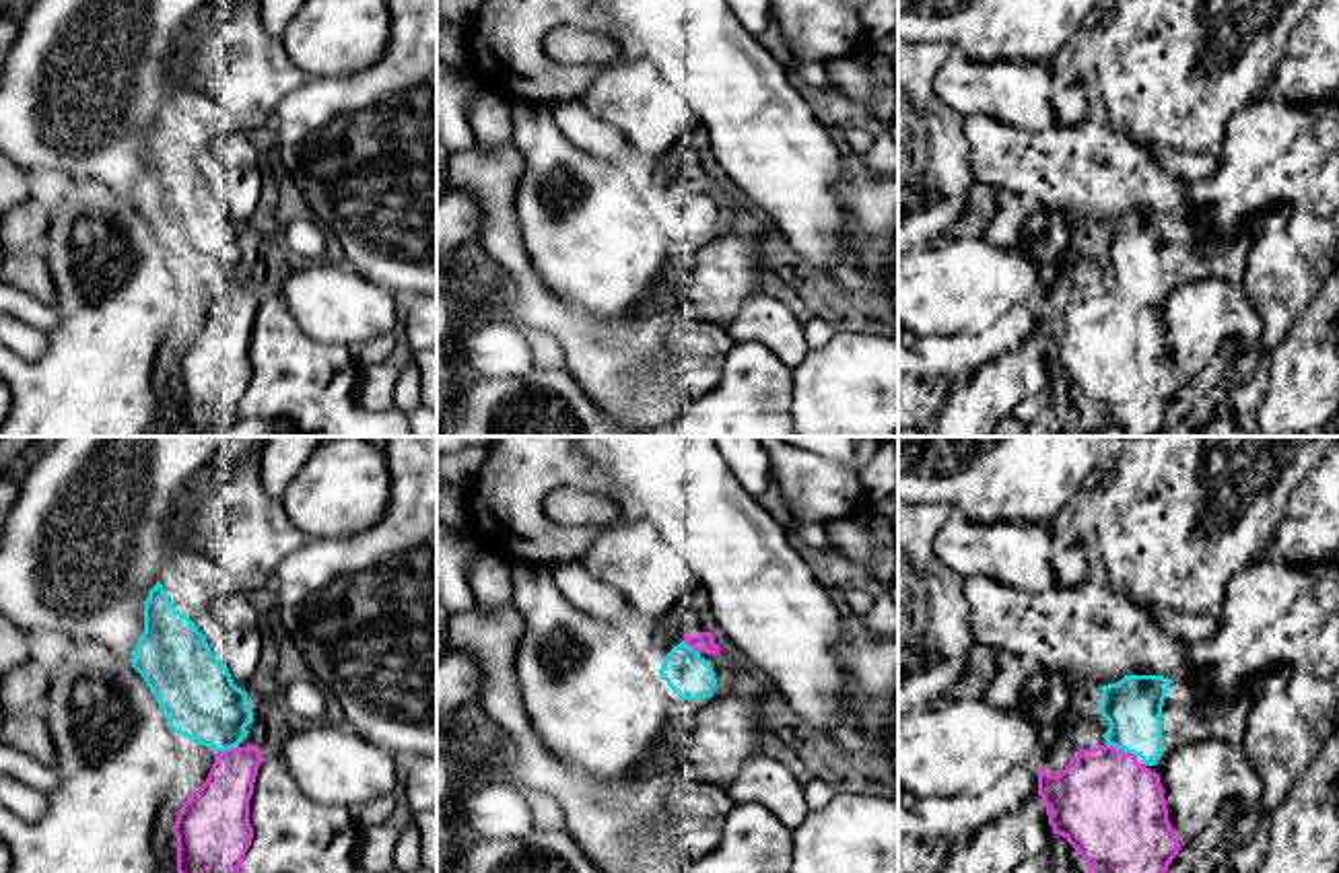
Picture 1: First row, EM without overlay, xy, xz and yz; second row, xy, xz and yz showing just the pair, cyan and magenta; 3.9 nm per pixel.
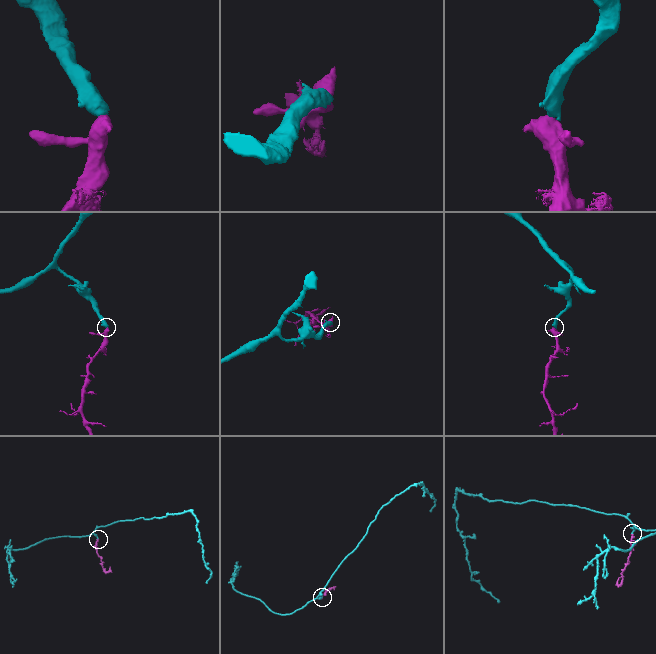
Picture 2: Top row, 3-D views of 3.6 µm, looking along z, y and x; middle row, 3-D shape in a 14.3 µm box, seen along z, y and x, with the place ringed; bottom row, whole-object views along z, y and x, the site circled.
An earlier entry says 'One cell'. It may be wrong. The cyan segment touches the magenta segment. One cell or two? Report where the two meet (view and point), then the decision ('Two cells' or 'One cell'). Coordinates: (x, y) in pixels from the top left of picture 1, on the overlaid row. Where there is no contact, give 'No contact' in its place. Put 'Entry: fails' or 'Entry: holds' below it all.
Touches cyan at yz (1121, 750). One cell
Entry: holds

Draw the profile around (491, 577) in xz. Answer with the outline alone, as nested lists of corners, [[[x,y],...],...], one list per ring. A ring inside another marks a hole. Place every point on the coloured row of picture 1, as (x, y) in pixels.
[[[486,542],[476,552],[468,572],[476,609],[492,612],[513,603],[513,564]]]

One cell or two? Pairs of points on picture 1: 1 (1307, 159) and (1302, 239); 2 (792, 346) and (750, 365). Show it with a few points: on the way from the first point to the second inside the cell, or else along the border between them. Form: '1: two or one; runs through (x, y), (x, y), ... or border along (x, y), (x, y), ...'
1: two; border along (1317, 215), (1274, 208), (1257, 219)
2: two; border along (736, 340), (765, 344), (792, 369)

